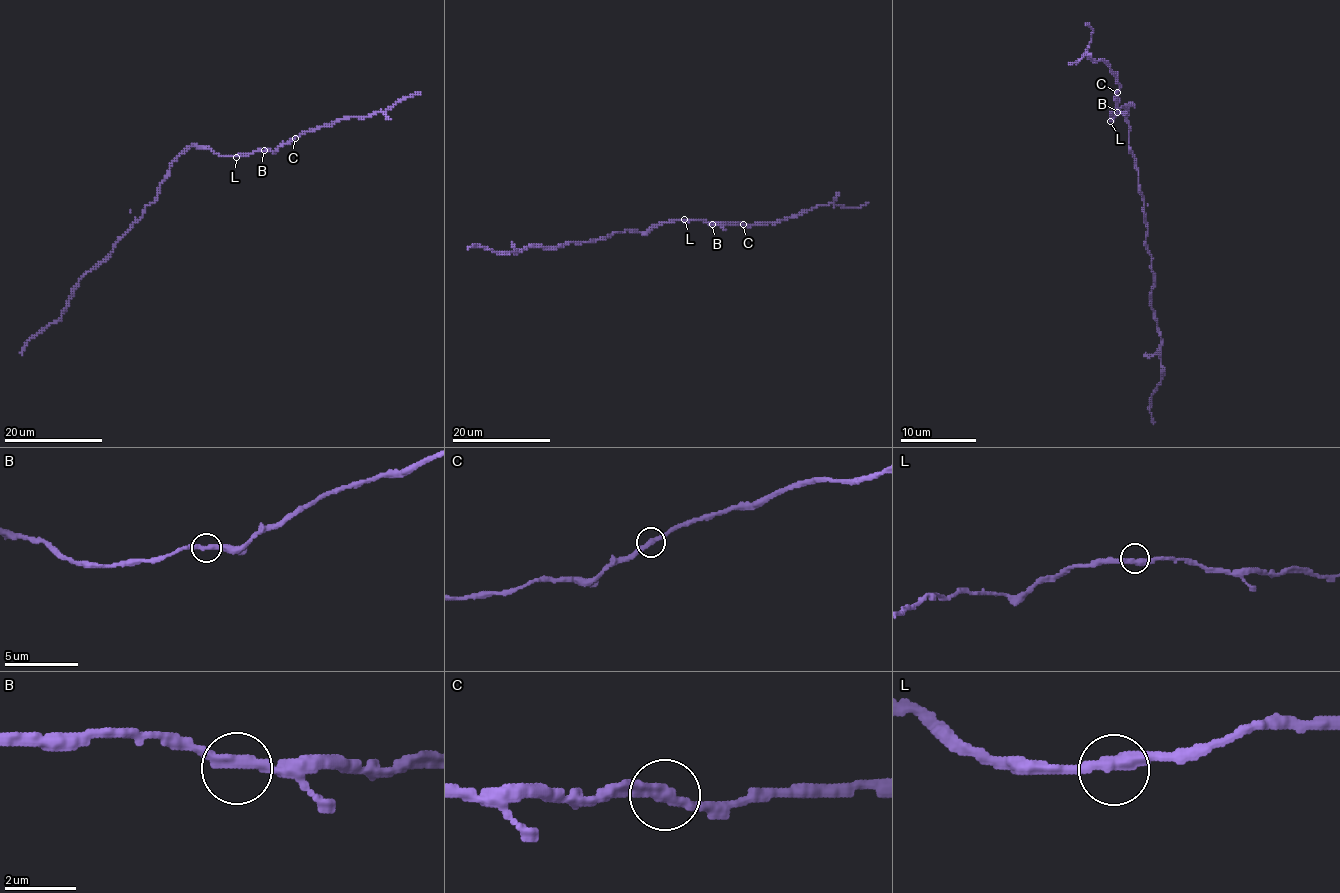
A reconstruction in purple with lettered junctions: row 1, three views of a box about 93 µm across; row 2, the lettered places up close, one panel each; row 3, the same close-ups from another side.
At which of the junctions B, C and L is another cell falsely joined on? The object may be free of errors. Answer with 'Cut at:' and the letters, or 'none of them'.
Cut at: none of them

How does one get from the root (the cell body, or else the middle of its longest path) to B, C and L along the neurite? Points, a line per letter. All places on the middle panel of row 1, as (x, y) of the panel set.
B: (629, 230), (649, 231), (664, 222), (688, 219), (700, 219), (712, 224)
C: (629, 230), (649, 231), (664, 222), (688, 219), (742, 224)
L: (629, 230), (649, 231), (664, 222), (684, 219)

